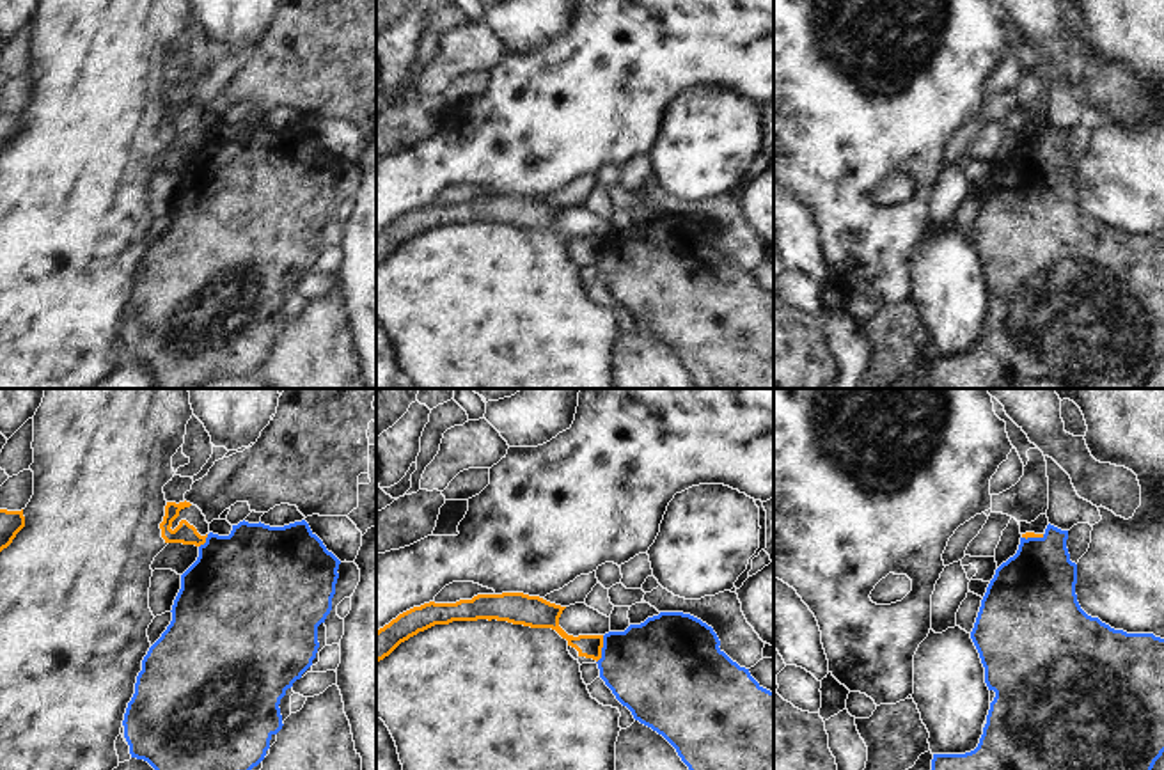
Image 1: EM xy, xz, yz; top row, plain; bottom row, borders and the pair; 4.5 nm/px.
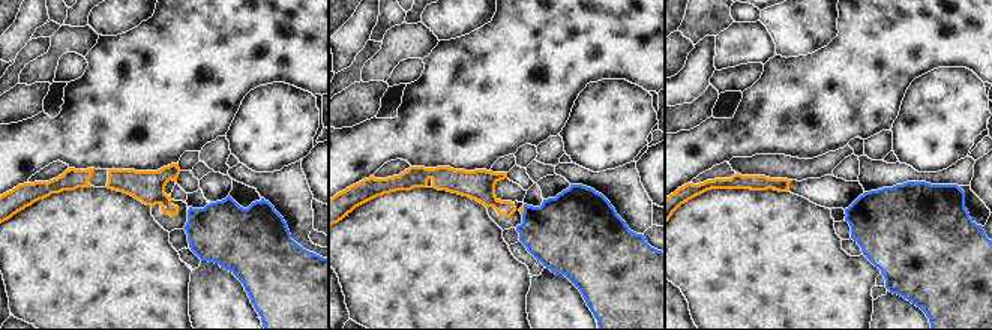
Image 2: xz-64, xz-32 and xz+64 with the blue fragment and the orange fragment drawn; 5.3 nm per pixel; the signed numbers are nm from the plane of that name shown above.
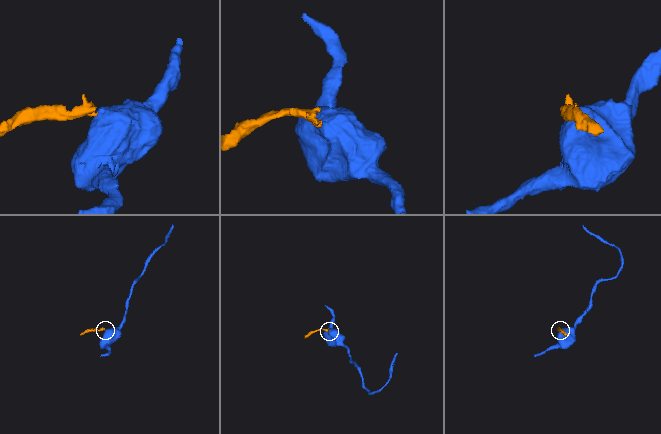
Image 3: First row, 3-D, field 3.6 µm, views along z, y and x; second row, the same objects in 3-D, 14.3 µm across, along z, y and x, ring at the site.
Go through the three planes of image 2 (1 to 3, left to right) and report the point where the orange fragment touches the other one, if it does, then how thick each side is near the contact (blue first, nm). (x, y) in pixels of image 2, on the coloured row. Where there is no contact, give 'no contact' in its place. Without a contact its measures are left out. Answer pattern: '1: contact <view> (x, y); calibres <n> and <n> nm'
1: no contact
2: contact xz-32 (524, 210); calibres 400 and 20 nm
3: no contact

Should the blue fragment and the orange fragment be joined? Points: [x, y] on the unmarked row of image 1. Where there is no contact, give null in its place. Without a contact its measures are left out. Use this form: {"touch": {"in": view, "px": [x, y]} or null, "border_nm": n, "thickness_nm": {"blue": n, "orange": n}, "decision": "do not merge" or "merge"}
{"touch": {"in": "xz", "px": [602, 252]}, "border_nm": 130, "thickness_nm": {"blue": 420, "orange": 110}, "decision": "do not merge"}

